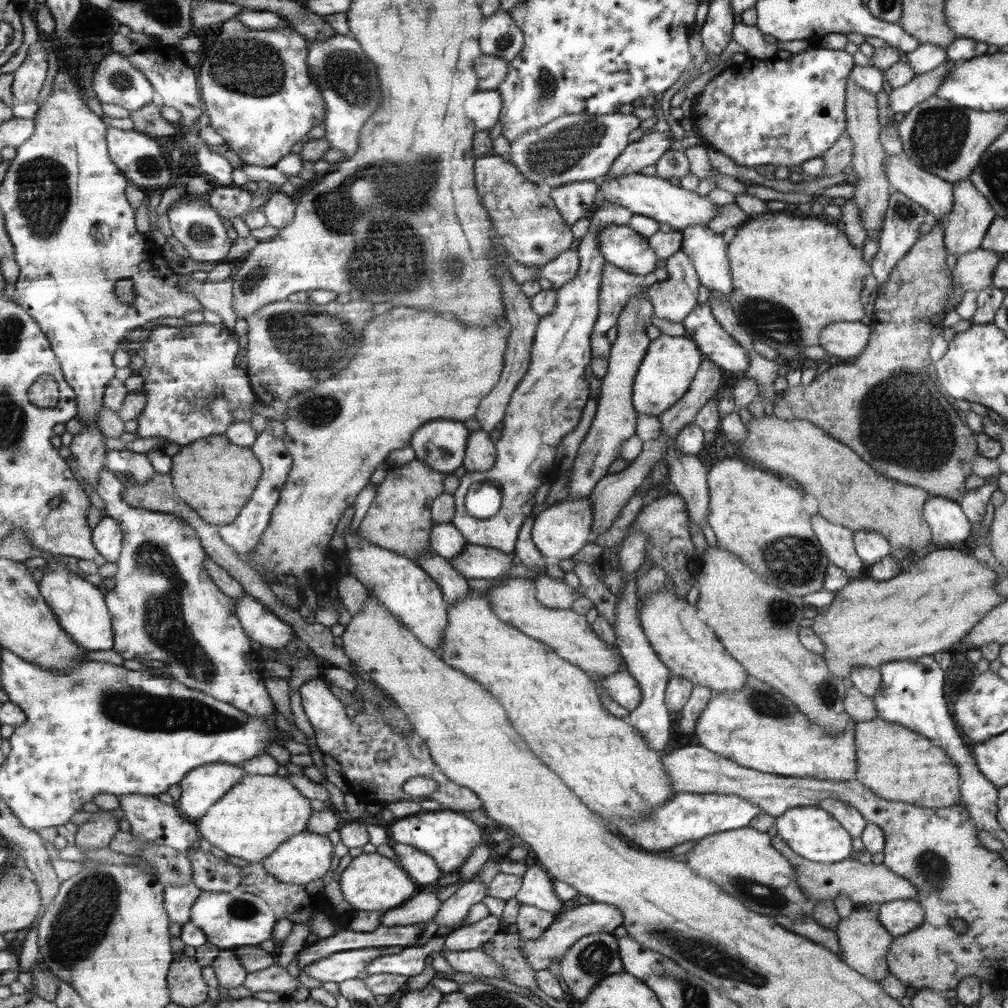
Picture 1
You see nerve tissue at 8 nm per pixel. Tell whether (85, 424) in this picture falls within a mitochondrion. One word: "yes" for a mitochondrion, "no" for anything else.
no

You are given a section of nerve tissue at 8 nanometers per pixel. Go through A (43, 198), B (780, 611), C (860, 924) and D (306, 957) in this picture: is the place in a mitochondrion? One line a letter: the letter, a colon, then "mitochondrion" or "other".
A: mitochondrion
B: mitochondrion
C: other
D: other

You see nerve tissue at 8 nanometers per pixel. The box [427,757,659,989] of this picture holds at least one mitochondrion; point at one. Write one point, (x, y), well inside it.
(595, 958)

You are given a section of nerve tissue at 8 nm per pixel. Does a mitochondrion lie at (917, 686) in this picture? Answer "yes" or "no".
no

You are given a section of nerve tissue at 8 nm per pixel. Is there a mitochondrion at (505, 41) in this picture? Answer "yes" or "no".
yes

